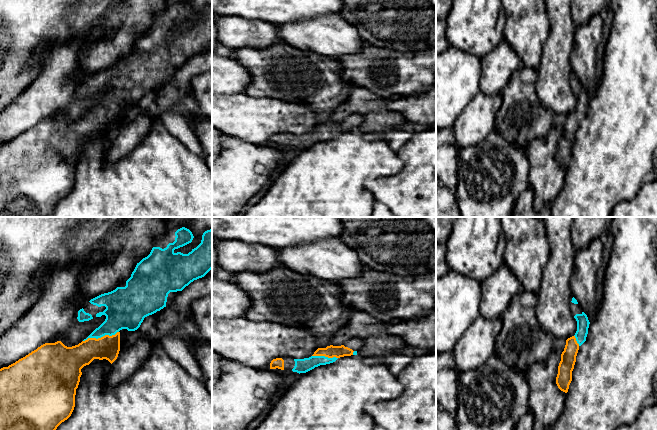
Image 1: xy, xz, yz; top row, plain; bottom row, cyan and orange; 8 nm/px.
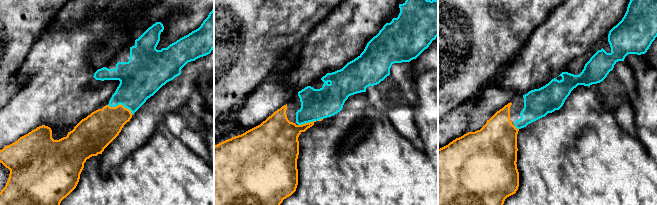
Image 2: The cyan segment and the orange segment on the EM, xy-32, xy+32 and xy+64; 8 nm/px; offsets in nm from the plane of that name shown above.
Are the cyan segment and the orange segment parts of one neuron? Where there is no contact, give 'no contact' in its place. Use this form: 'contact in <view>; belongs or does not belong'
contact in xy; belongs

